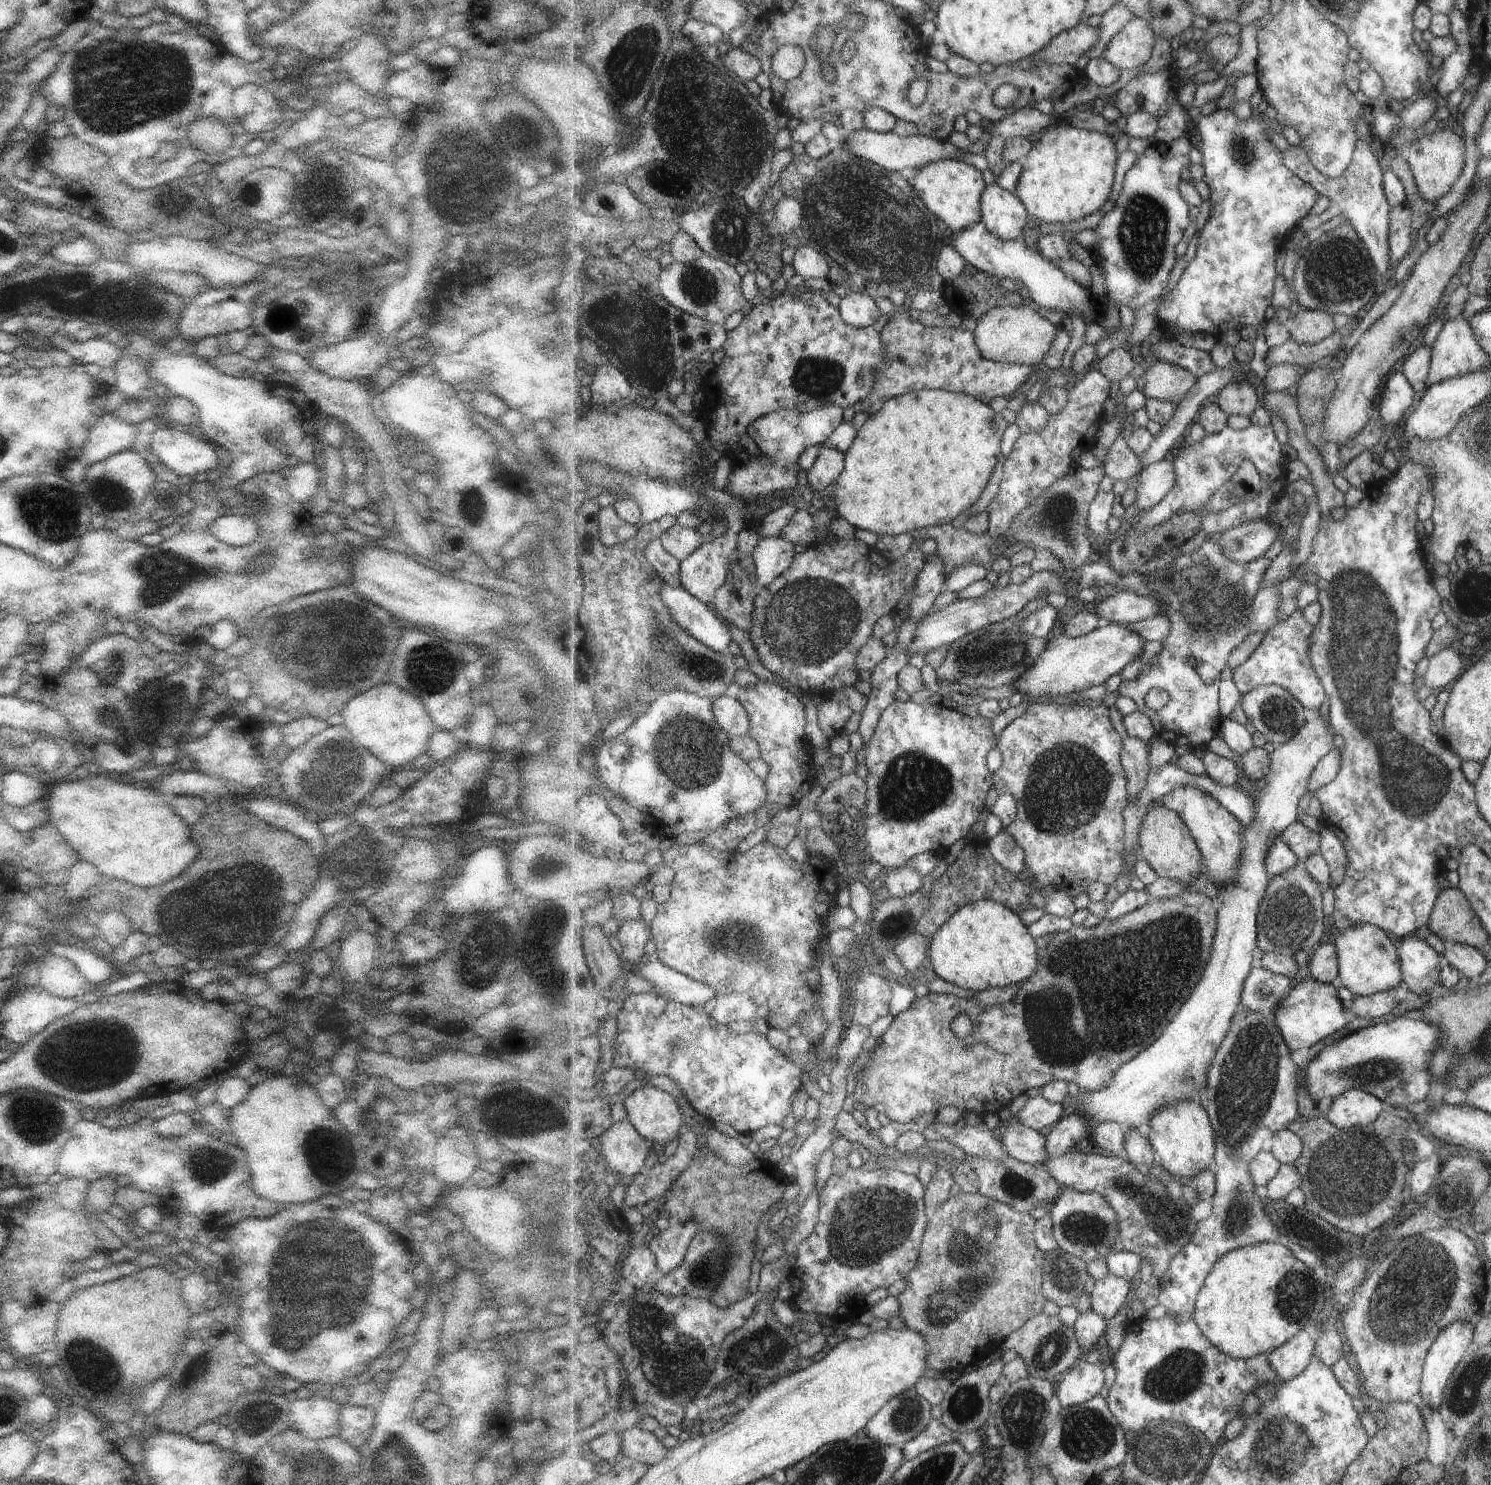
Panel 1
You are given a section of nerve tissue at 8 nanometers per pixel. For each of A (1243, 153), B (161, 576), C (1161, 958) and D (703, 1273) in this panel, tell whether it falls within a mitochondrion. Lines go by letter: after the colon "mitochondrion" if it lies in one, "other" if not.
A: mitochondrion
B: mitochondrion
C: mitochondrion
D: mitochondrion

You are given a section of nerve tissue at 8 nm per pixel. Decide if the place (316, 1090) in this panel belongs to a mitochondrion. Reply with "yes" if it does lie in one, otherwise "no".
no

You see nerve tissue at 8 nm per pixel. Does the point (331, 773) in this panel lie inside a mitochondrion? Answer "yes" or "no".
yes

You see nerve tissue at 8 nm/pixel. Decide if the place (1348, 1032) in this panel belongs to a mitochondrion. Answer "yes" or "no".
no

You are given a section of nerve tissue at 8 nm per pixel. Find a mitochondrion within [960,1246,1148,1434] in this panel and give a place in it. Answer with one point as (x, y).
(1048, 1348)

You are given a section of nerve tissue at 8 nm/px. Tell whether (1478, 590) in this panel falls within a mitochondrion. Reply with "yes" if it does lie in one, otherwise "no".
yes

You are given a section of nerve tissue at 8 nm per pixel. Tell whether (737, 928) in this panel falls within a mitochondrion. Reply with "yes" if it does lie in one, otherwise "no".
yes

